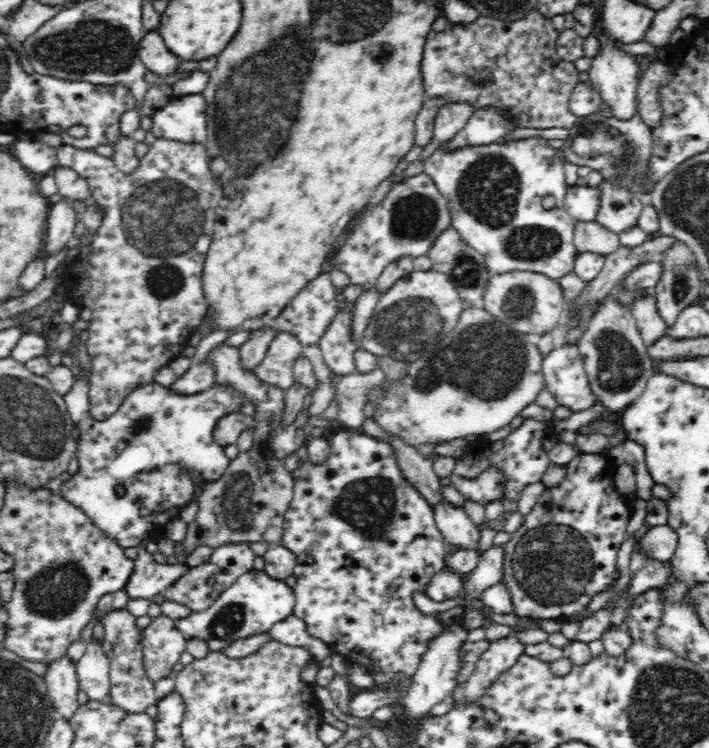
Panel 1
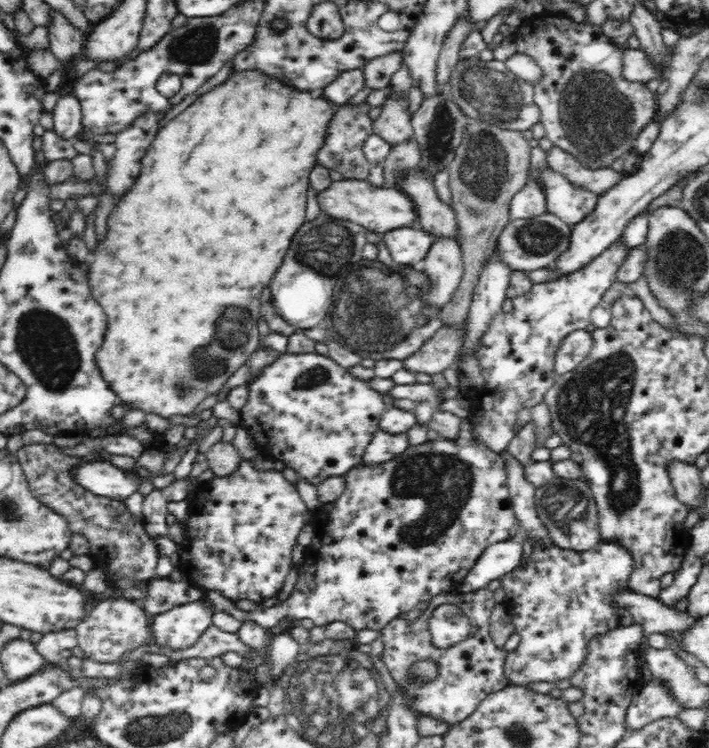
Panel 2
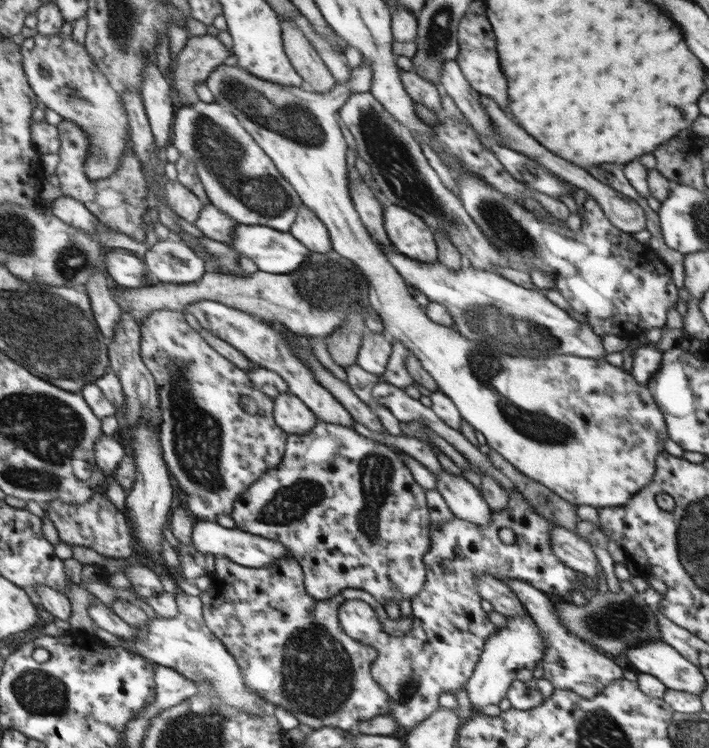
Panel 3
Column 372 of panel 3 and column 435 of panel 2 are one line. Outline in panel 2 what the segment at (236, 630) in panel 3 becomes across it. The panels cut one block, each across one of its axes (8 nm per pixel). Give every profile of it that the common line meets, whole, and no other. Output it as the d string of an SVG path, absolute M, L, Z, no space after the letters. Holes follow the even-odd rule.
M488 587L470 593L462 593L455 590L443 591L442 594L432 595L426 612L414 622L408 624L406 620L396 617L391 619L380 634L384 640L384 662L394 676L398 684L408 684L408 694L416 698L414 706L418 708L415 712L420 712L428 717L434 717L443 724L450 726L468 718L480 702L488 694L502 690L509 685L504 675L504 664L507 662L506 653L503 647L498 647L490 636L490 616L496 606L496 602L491 598L492 592ZM440 604L456 604L462 612L470 619L470 632L466 640L462 640L448 648L436 648L432 644L430 631L428 631L428 618L432 611ZM418 660L430 660L438 666L436 678L424 679L411 678L410 666L412 662Z

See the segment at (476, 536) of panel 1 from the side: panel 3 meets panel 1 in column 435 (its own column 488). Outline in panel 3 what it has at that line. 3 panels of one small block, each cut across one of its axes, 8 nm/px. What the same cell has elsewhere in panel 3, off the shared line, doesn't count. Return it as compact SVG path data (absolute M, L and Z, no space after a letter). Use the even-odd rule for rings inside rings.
M444 469L435 476L436 490L442 495L448 508L454 516L473 522L479 525L488 525L490 523L490 515L492 510L490 506L483 500L481 491L473 486L463 476L454 476L452 473L446 472Z

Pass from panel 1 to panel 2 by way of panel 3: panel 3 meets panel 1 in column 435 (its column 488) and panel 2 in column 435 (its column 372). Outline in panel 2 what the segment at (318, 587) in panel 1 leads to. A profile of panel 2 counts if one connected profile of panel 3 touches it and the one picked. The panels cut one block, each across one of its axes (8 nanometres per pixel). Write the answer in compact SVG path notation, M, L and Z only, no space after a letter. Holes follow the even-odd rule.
M440 604L428 618L432 644L440 649L466 640L470 627L470 619L456 604Z

